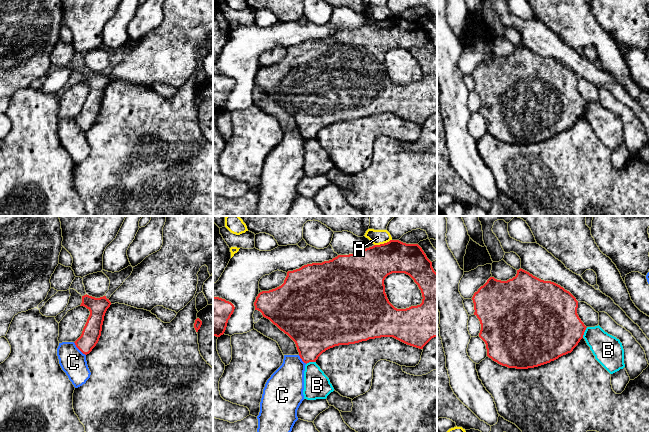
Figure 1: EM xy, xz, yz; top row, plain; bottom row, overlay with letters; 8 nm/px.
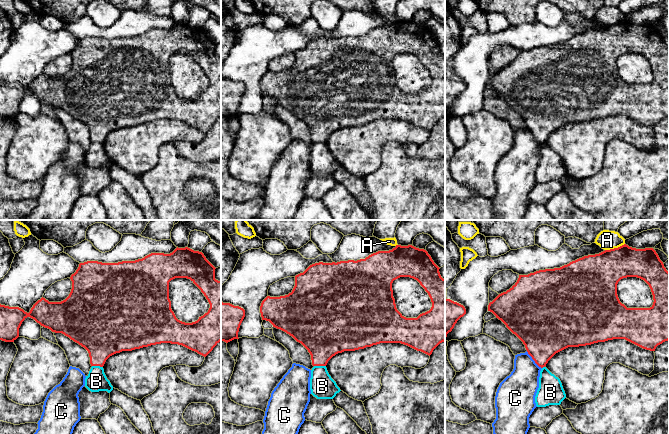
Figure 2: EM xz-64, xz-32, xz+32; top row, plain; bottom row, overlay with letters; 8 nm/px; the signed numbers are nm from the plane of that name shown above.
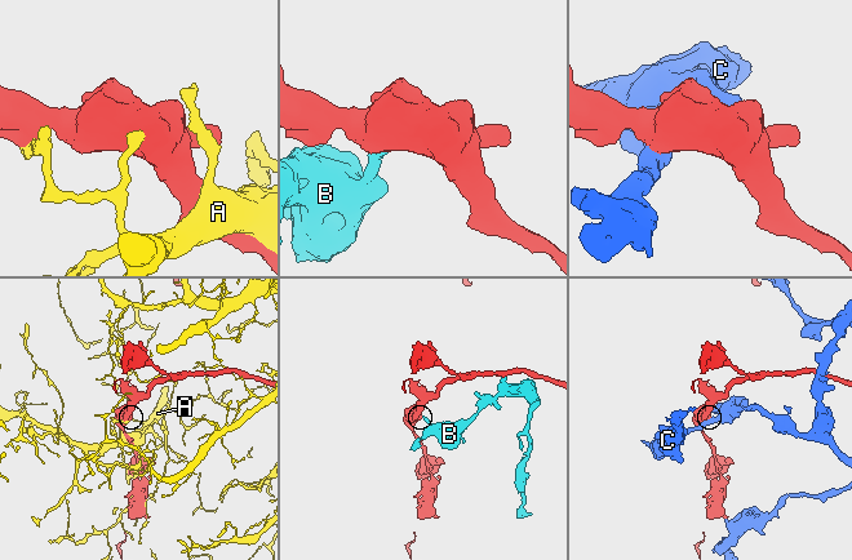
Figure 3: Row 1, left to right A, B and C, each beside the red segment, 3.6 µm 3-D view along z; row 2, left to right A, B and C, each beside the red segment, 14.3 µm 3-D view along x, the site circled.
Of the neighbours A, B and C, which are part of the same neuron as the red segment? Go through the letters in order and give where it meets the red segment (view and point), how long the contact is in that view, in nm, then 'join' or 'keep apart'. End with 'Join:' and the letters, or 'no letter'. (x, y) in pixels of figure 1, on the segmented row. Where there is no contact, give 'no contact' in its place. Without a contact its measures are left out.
A: contact xz (382, 244); length 150 nm; keep apart
B: contact yz (584, 331); length 100 nm; keep apart
C: contact xy (79, 349); length 150 nm; keep apart
Join: no letter

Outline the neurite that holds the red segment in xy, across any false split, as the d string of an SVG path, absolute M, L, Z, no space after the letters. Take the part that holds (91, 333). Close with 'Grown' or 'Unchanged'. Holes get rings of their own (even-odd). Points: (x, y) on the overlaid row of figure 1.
M89 295L82 296L80 306L86 307L90 315L83 328L81 336L74 342L76 347L85 355L96 346L101 336L104 316L111 302L106 296L95 298Z. Unchanged

